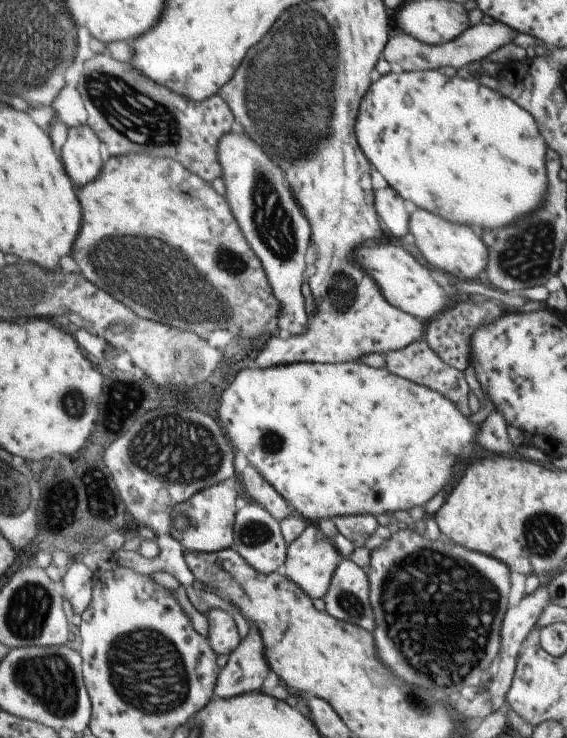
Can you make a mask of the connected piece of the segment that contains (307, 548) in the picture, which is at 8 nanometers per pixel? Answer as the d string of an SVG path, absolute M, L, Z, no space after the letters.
M308 522L304 531L289 544L288 560L283 566L282 573L293 580L297 586L301 586L301 590L312 596L312 599L324 599L331 587L333 575L343 561L333 540L323 534L317 523Z

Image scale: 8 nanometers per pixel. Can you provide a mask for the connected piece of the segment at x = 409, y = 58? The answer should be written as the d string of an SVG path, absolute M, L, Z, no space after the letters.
M483 22L471 26L468 31L463 32L459 38L442 45L423 44L421 40L413 38L411 34L397 31L387 39L387 46L383 50L382 58L385 59L395 71L426 71L441 68L441 66L452 66L455 69L465 67L480 60L485 60L489 54L499 50L502 46L509 44L519 36L517 30L509 28L507 24Z

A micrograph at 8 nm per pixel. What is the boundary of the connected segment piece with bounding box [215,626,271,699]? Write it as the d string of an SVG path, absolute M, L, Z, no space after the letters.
M252 628L242 641L241 646L229 655L222 668L217 686L216 697L231 698L247 692L259 691L265 678L271 674L271 666L265 658L265 646L259 628Z

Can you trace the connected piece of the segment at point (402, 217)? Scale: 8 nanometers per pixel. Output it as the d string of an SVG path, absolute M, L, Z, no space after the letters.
M393 186L375 190L375 204L377 212L387 235L403 238L409 232L409 212L405 206L405 199Z

